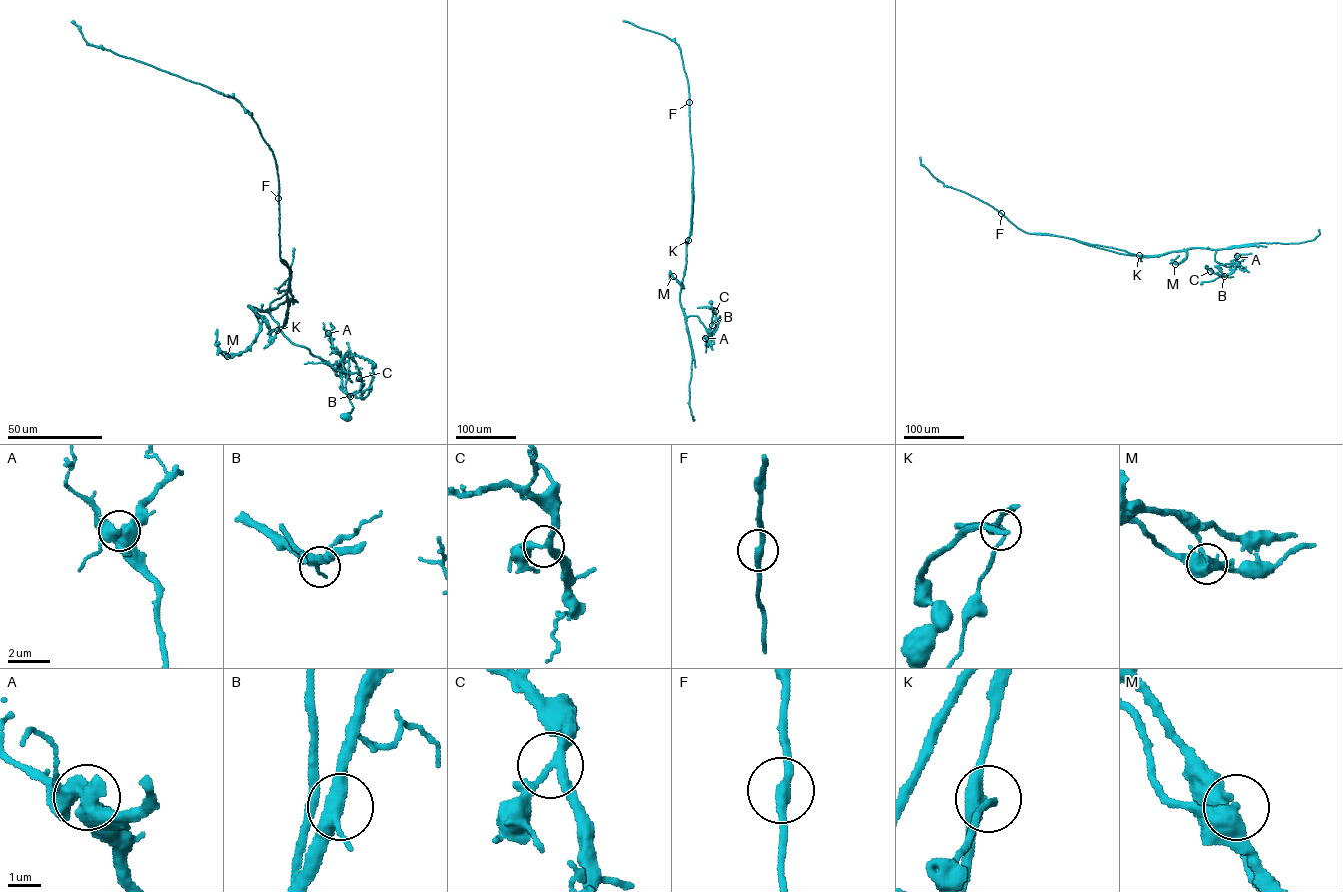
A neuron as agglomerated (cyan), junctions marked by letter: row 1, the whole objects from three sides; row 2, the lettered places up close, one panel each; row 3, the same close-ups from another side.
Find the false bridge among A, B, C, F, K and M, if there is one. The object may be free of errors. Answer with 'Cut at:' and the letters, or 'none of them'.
Cut at: M

